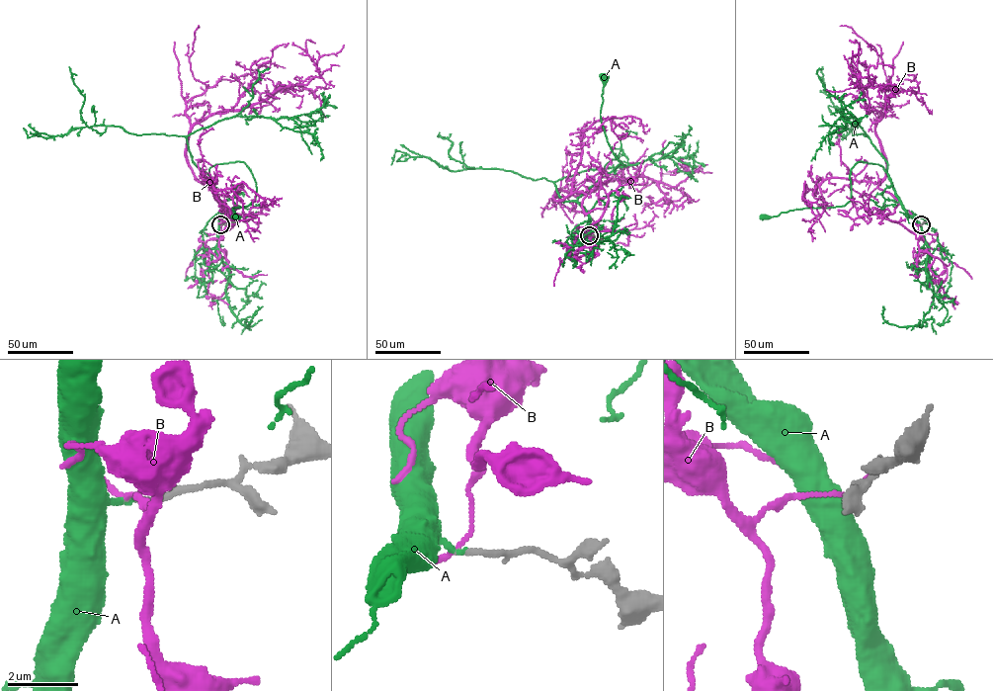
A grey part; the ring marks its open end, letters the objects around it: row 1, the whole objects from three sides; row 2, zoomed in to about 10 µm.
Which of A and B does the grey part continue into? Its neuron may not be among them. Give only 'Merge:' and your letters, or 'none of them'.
Merge: A

